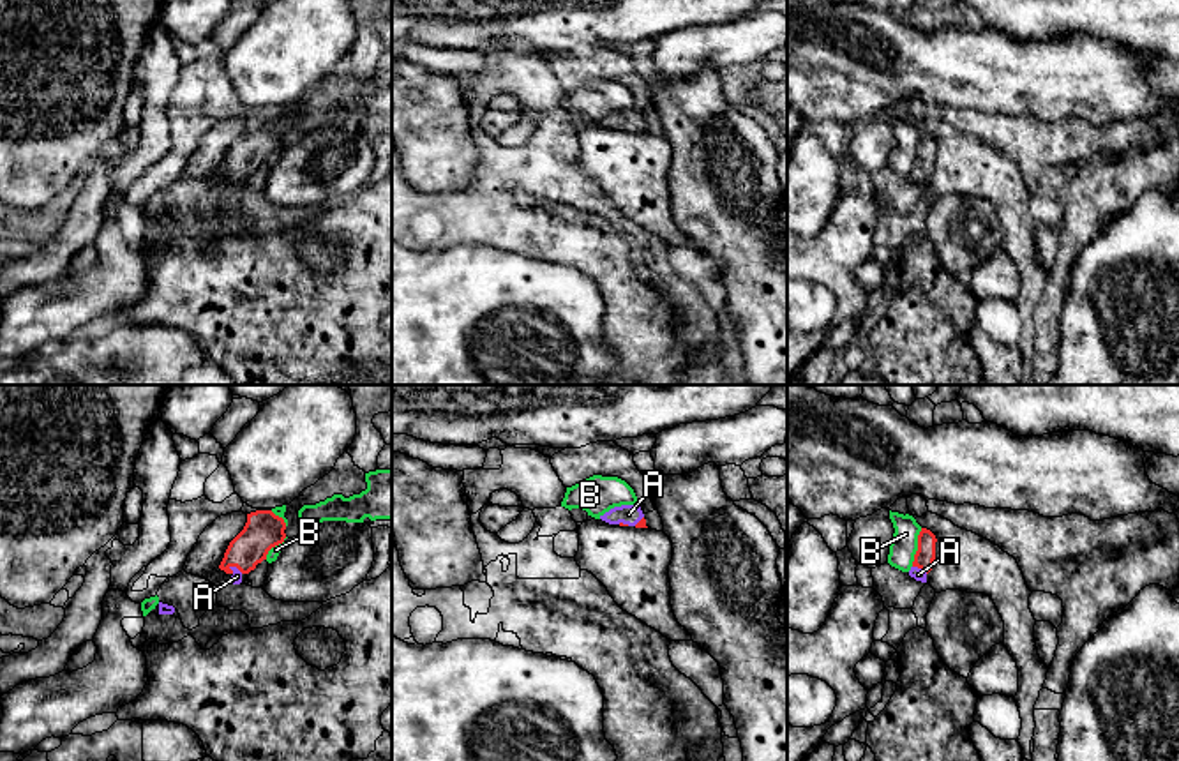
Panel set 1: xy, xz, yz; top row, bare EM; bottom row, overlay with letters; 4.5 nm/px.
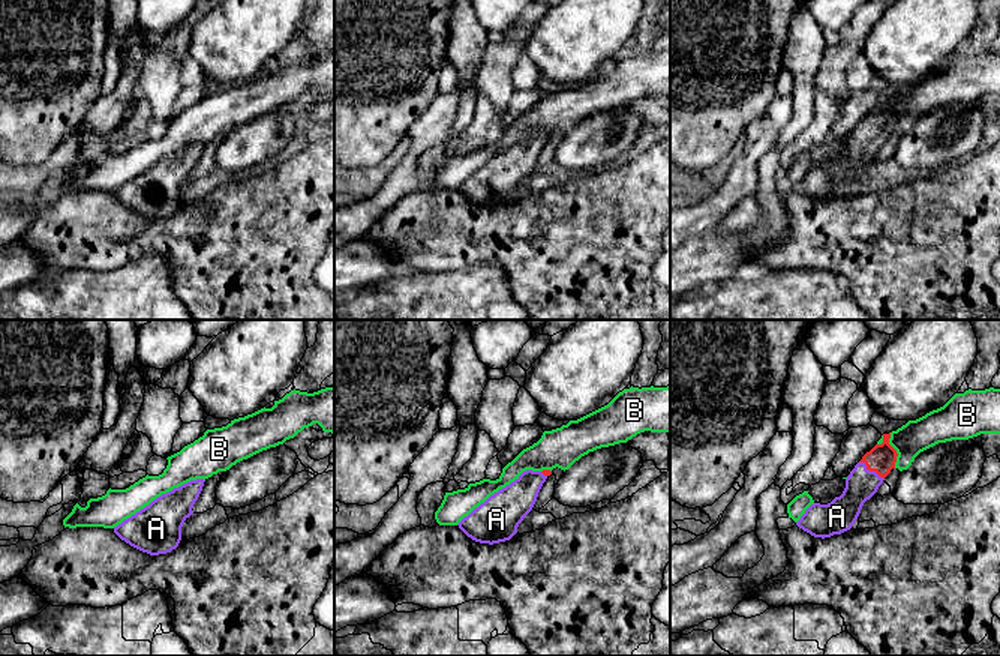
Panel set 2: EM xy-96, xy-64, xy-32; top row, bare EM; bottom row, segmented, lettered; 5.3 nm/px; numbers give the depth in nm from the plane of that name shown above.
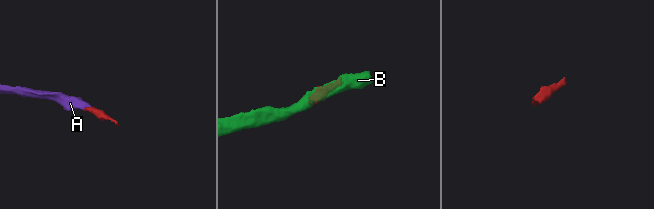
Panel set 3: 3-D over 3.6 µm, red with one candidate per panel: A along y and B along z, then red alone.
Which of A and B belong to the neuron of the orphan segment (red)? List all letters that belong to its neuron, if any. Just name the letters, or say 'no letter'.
A

